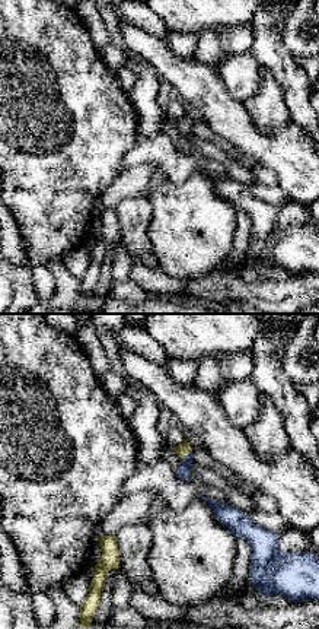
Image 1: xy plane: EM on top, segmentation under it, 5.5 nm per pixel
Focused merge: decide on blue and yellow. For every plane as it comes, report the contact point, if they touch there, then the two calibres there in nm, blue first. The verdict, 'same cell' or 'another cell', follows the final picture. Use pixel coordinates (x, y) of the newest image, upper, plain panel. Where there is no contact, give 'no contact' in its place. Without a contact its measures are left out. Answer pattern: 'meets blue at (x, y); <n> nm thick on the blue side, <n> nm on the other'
meets blue at (185, 129); 70 nm thick on the blue side, 70 nm on the other

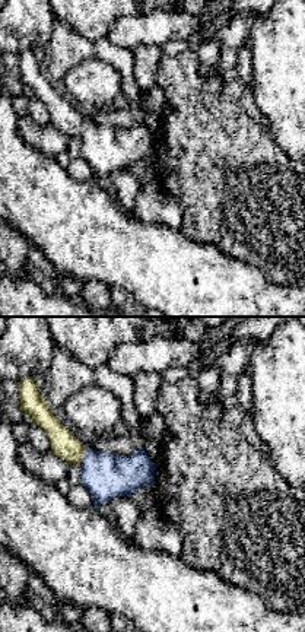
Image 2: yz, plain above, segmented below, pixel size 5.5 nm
meets blue at (83, 129); 260 nm thick on the blue side, 150 nm on the other

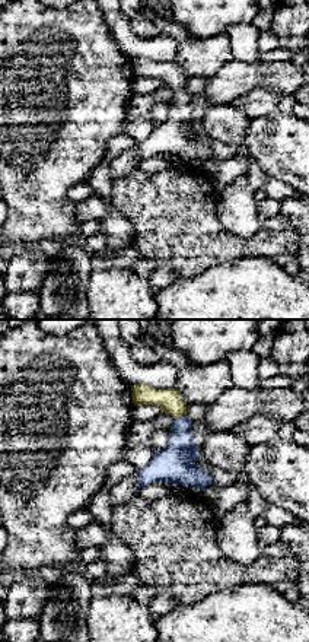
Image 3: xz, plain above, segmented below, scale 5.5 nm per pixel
meets blue at (180, 89); 200 nm thick on the blue side, 130 nm on the other

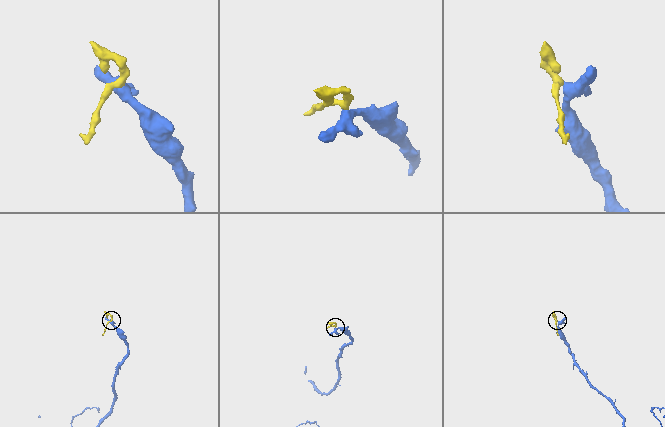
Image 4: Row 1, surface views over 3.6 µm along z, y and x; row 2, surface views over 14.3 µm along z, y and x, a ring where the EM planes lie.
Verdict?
same cell

